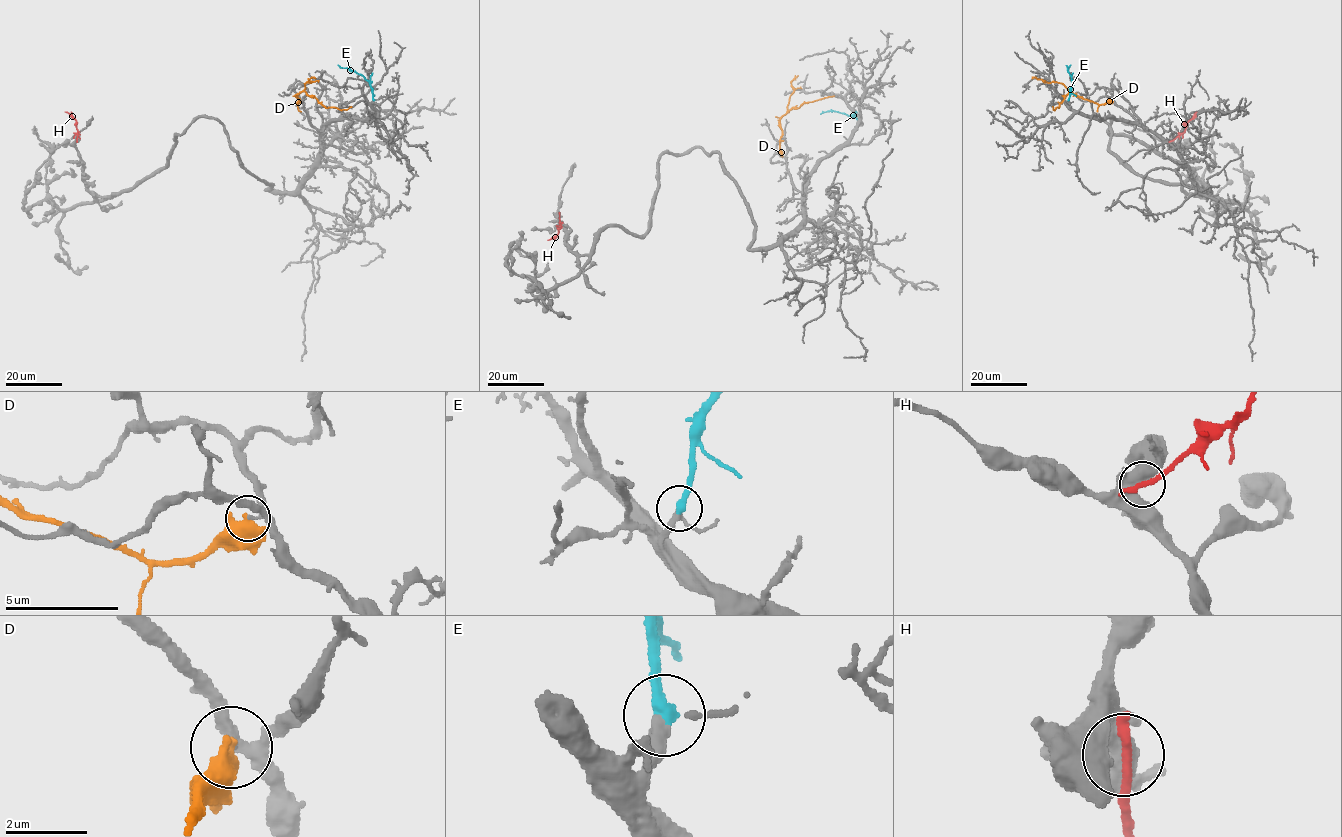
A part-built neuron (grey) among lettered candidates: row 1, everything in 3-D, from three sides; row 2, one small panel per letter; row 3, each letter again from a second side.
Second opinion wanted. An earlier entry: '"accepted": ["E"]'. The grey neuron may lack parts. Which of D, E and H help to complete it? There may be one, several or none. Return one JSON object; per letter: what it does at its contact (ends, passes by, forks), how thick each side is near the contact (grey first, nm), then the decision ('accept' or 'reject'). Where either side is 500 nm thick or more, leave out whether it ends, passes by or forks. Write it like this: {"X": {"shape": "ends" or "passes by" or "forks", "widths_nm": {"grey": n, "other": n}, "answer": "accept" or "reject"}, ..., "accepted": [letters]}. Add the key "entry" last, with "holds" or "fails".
{"D": {"widths_nm": {"grey": 140, "other": 650}, "answer": "reject"}, "E": {"shape": "ends", "widths_nm": {"grey": 240, "other": 340}, "answer": "accept"}, "H": {"widths_nm": {"grey": 550, "other": 280}, "answer": "reject"}, "accepted": ["E"], "entry": "holds"}

